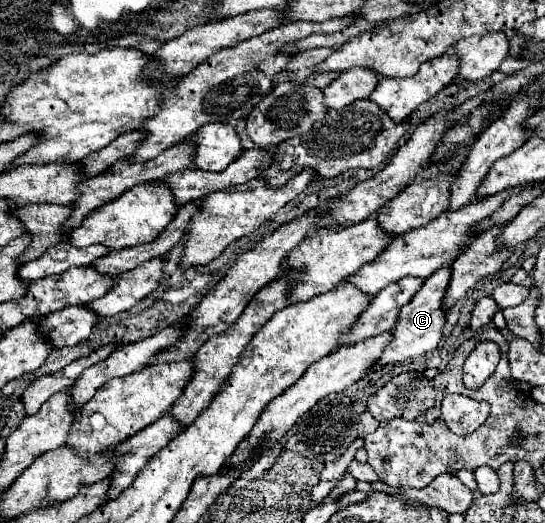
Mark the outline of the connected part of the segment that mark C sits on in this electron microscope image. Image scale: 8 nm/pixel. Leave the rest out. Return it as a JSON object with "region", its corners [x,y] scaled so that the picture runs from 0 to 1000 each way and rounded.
{"region":[[[807,511],[807,518],[800,518],[800,526],[789,526],[774,553],[756,568],[756,576],[749,583],[738,587],[734,595],[734,610],[723,625],[723,652],[705,667],[697,690],[686,698],[686,706],[712,698],[712,694],[734,694],[741,686],[756,686],[756,683],[771,683],[793,667],[804,663],[807,648],[811,648],[811,633],[818,621],[818,602],[822,595],[815,595],[811,579],[815,579],[815,556],[822,556],[822,533],[829,530],[829,514],[826,511]]]}

